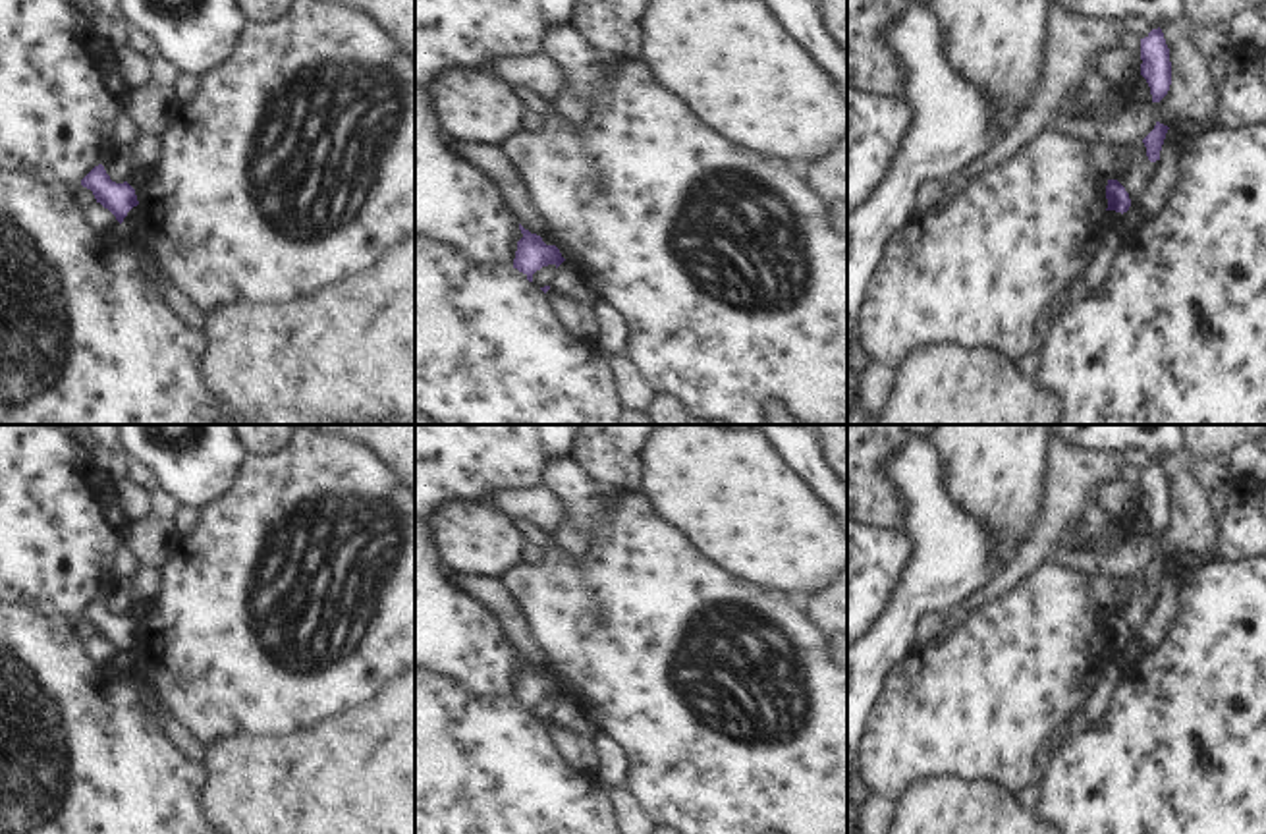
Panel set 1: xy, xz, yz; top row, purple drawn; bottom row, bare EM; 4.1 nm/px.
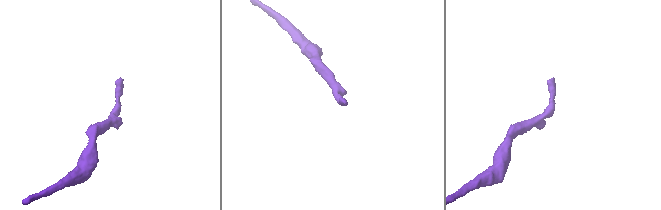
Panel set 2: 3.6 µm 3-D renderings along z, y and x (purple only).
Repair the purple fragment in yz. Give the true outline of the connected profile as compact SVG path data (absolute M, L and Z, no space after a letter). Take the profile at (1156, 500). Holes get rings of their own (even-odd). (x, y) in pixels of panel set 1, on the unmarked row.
M1060 425L1061 444L1123 458L1127 450L1142 450L1152 463L1141 471L1141 508L1152 535L1160 535L1171 517L1170 481L1162 458L1185 458L1187 444L1181 425Z

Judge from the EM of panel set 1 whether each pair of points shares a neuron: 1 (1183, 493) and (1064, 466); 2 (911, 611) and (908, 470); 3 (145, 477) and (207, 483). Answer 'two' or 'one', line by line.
1: two
2: one
3: two

